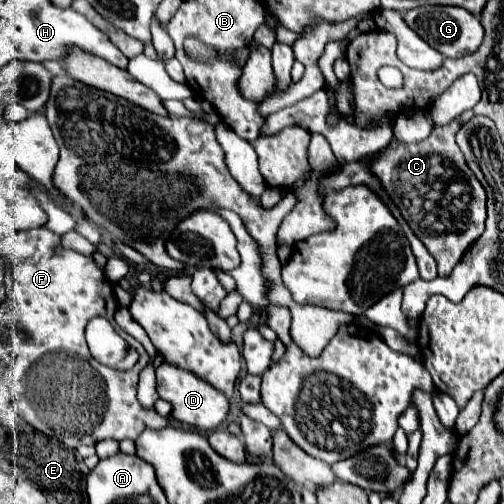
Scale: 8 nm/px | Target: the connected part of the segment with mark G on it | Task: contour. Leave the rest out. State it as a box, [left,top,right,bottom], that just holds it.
[405,6,485,58]

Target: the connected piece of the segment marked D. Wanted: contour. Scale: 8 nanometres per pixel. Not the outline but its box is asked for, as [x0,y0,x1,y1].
[155,362,229,430]

